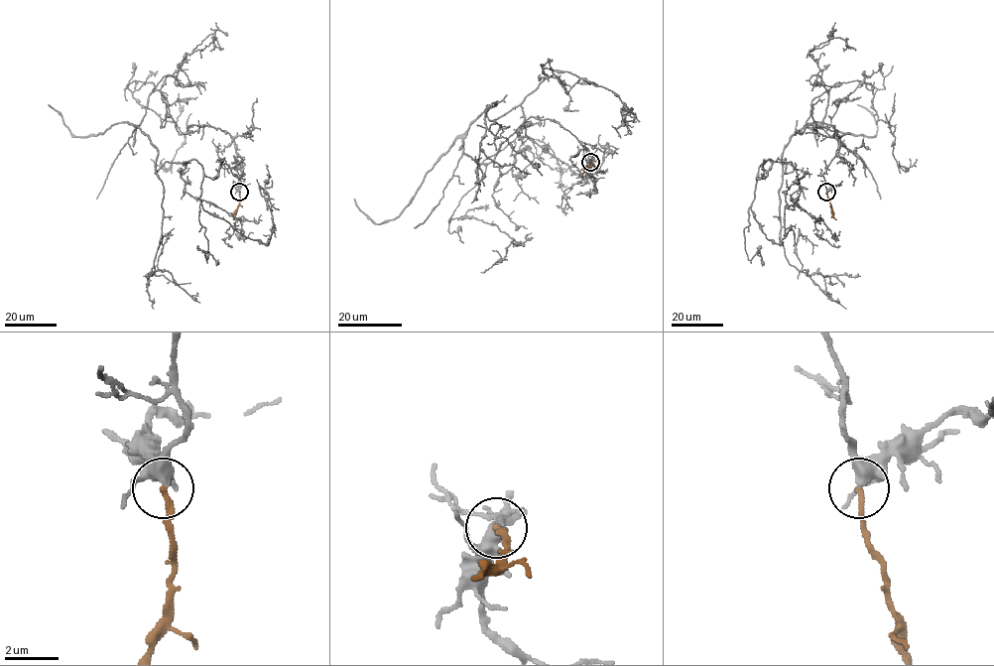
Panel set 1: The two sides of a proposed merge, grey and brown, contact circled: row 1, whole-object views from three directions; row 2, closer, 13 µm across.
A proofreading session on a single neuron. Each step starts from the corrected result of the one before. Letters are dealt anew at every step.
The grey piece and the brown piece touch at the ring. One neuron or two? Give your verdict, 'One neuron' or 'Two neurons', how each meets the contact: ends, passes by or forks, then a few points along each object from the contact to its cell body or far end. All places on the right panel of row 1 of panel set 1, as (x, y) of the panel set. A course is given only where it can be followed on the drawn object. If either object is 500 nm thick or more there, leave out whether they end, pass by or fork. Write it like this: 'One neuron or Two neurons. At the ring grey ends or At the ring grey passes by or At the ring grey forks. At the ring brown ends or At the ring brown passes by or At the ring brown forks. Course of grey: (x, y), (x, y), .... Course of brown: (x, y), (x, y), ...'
One neuron. At the ring grey forks. At the ring brown ends. Course of grey: (826, 192), (838, 135), (800, 132), (828, 89), (794, 170), (759, 167), (775, 243), (796, 165). Course of brown: (826, 192), (836, 219)

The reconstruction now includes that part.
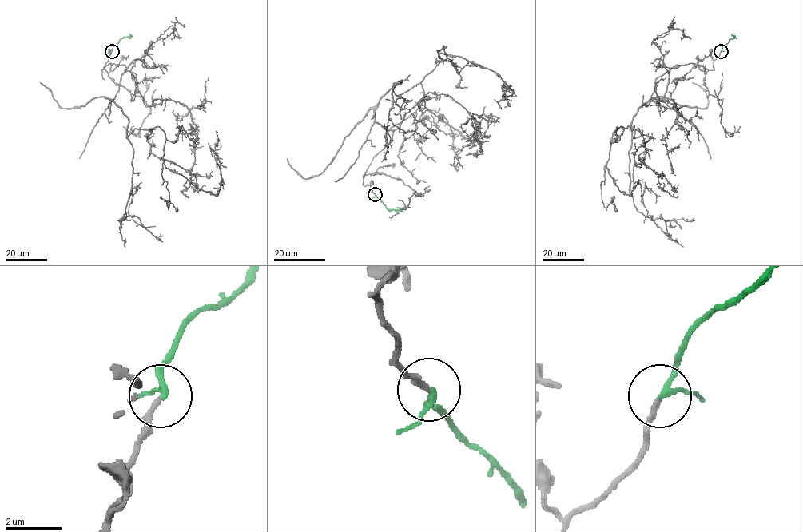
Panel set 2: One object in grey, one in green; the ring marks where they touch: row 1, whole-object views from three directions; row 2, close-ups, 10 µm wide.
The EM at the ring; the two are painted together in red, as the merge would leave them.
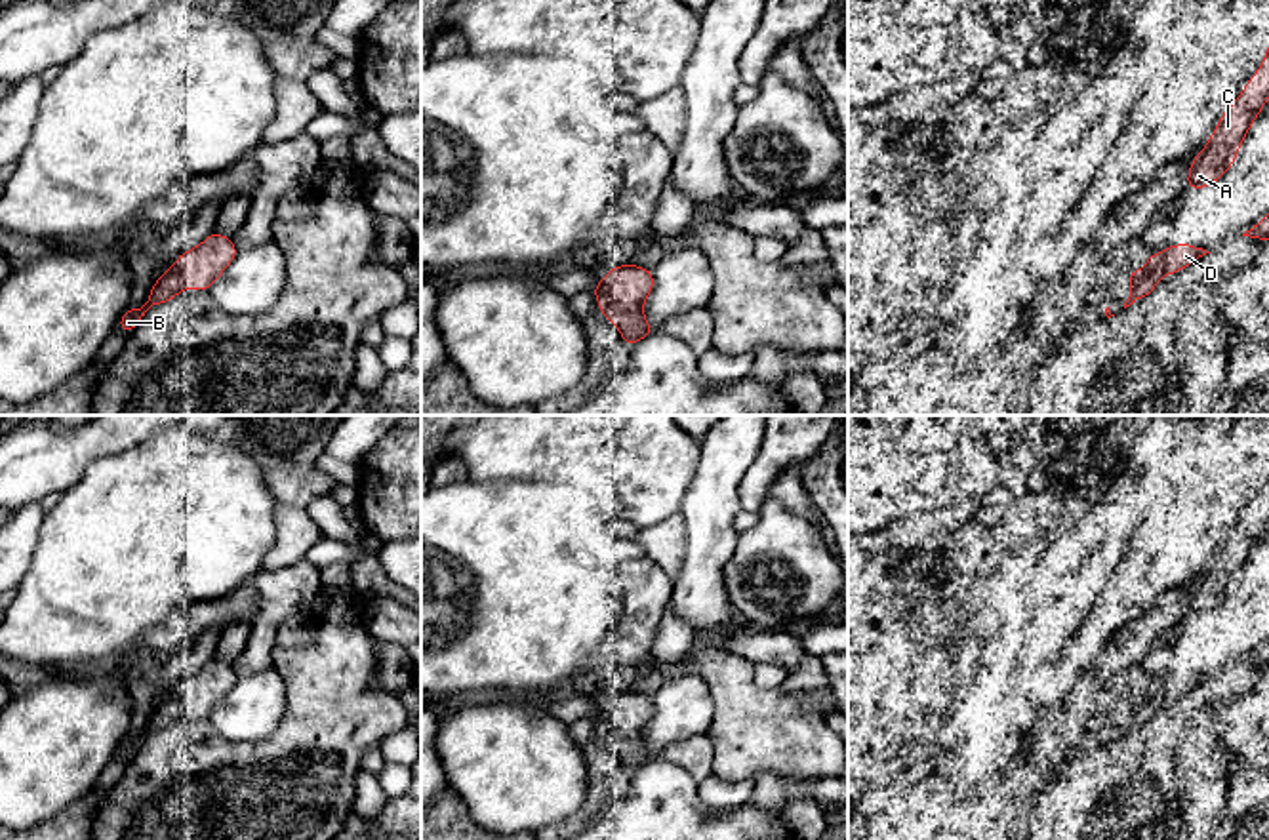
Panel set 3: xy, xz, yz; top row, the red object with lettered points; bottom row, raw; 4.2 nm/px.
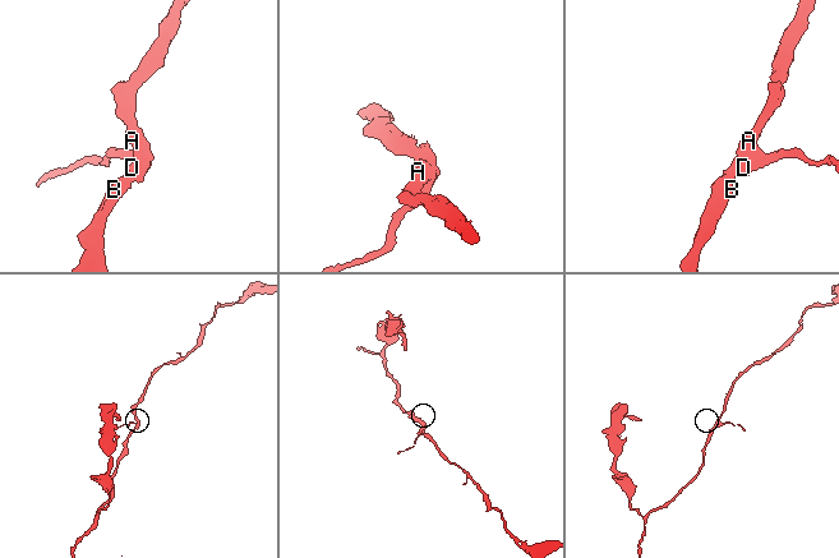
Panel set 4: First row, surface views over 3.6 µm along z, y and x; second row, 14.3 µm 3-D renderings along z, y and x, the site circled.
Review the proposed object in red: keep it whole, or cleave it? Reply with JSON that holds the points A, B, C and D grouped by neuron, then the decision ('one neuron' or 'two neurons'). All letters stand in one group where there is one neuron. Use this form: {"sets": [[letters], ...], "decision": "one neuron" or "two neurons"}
{"sets": [["A", "B", "C", "D"]], "decision": "one neuron"}

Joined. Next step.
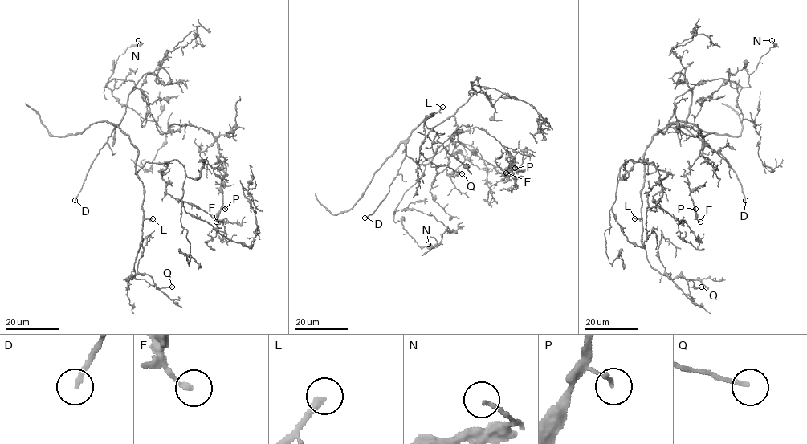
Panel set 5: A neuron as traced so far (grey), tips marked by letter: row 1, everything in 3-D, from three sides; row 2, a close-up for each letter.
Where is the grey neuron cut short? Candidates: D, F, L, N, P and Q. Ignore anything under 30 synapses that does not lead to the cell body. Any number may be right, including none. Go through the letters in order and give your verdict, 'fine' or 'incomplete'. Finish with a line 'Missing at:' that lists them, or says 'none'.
D: incomplete
F: fine
L: incomplete
N: fine
P: fine
Q: incomplete
Missing at: D, L, Q

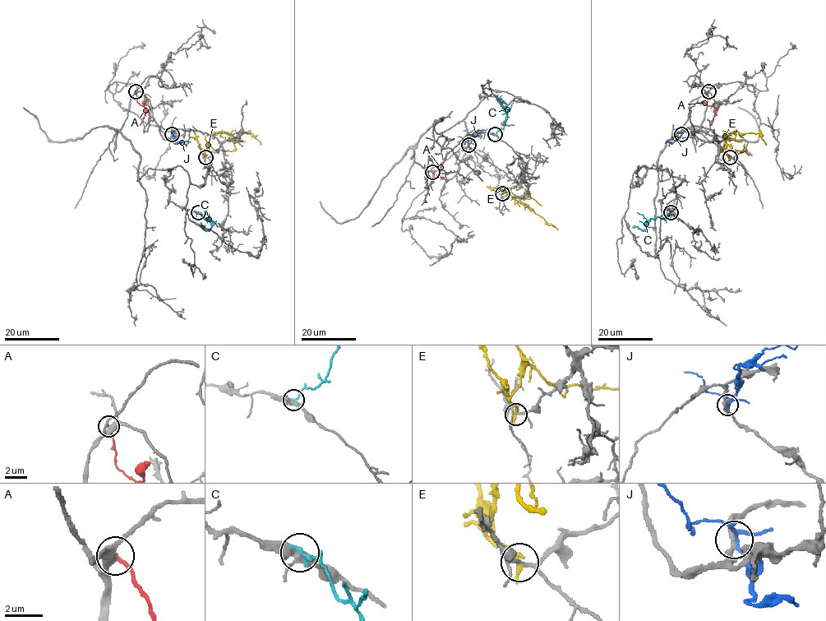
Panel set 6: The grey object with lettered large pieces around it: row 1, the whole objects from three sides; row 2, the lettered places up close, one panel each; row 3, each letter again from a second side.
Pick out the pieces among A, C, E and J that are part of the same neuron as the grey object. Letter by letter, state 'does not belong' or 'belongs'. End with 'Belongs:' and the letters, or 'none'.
A: does not belong
C: does not belong
E: does not belong
J: does not belong
Belongs: none

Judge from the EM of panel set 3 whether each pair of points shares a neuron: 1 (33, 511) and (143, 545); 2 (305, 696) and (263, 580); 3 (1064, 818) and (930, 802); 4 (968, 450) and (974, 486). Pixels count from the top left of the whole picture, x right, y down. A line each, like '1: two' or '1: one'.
1: two
2: two
3: two
4: one

